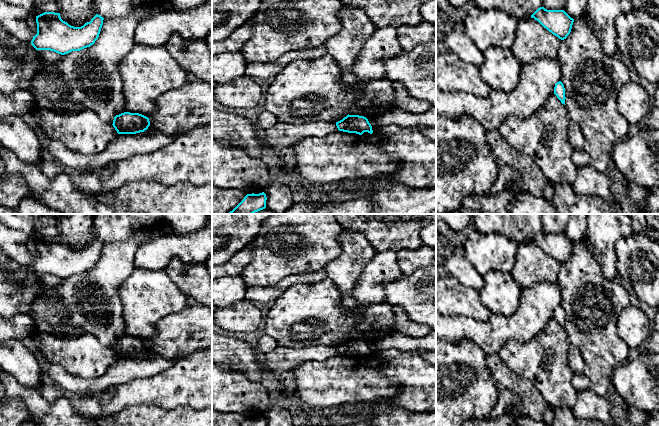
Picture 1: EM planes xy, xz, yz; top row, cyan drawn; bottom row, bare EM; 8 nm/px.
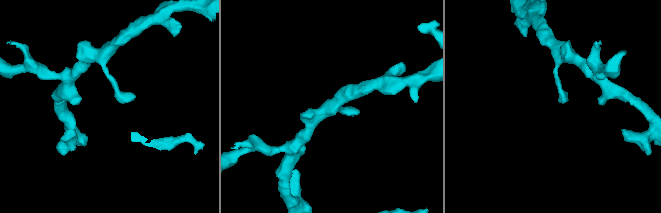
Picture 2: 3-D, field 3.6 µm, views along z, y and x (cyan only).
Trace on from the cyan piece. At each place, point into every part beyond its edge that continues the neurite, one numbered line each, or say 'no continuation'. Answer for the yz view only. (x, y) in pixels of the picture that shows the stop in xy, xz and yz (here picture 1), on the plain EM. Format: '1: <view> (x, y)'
no continuation

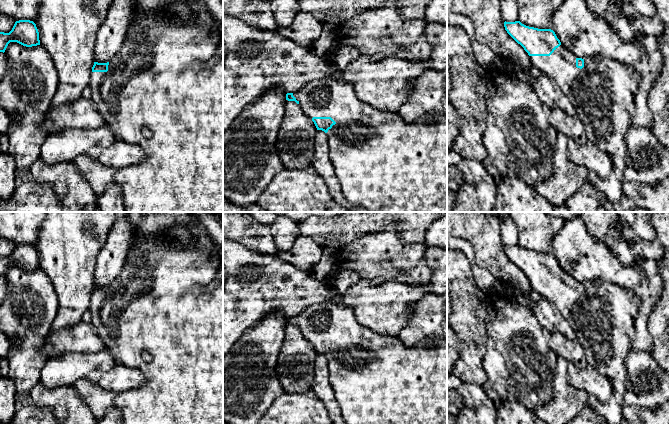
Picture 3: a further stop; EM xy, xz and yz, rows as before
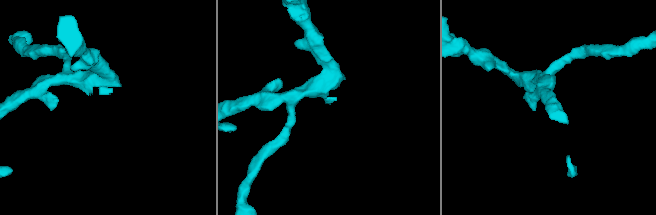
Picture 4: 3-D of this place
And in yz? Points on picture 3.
1: yz (602, 316)

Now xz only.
1: xz (376, 379)

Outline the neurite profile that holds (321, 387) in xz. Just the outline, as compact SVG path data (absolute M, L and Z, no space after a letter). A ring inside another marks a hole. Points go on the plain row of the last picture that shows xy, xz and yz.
M317 354L315 359L312 392L324 403L334 424L346 424L330 383L327 357L322 354Z

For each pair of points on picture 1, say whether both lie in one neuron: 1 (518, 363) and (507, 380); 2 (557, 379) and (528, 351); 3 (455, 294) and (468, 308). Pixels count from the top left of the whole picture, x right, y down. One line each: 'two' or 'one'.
1: two
2: one
3: one

